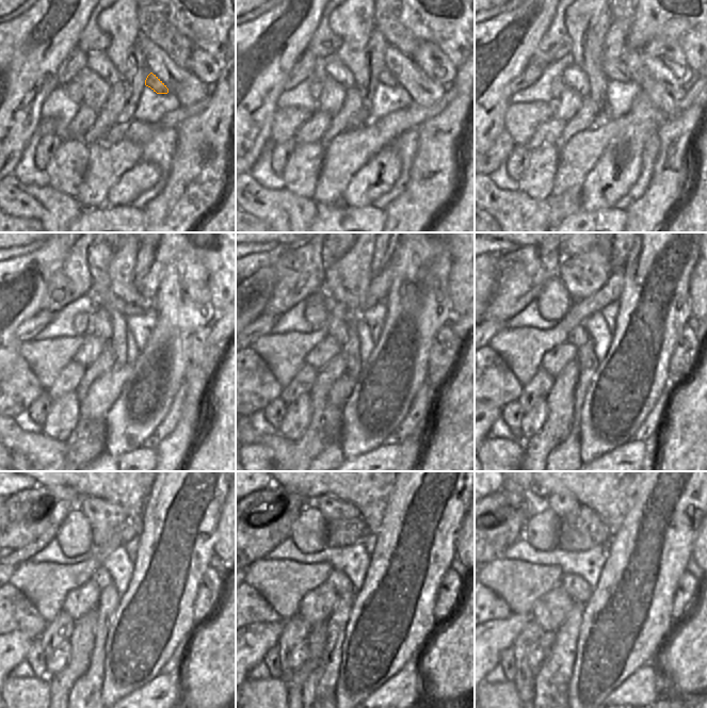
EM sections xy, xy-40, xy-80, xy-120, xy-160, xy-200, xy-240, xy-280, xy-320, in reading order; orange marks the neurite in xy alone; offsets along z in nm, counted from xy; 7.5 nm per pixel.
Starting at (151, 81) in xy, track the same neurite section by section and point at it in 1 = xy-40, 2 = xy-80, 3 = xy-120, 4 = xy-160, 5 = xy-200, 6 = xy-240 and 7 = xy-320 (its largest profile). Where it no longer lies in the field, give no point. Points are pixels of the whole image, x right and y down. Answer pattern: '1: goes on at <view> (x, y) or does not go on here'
1: goes on at xy-40 (385, 76)
2: goes on at xy-80 (615, 69)
3: goes on at xy-120 (125, 296)
4: goes on at xy-160 (347, 280)
5: goes on at xy-200 (582, 276)
6: goes on at xy-240 (97, 511)
7: goes on at xy-320 (562, 503)

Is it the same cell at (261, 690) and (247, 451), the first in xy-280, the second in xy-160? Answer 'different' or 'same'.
same

